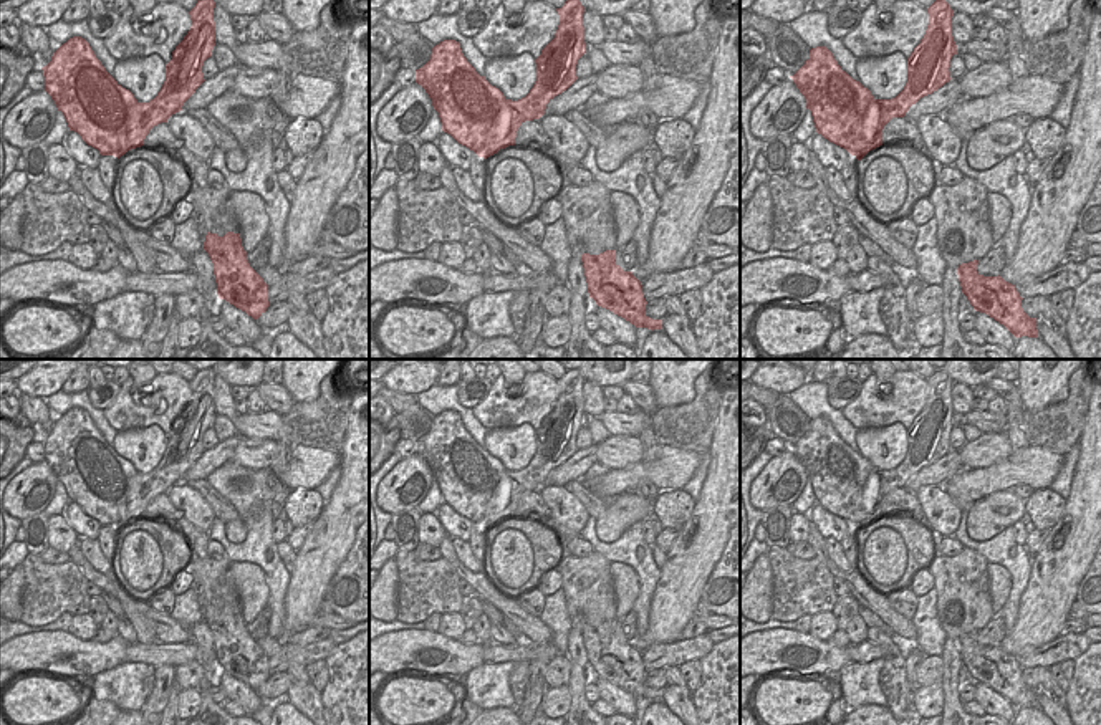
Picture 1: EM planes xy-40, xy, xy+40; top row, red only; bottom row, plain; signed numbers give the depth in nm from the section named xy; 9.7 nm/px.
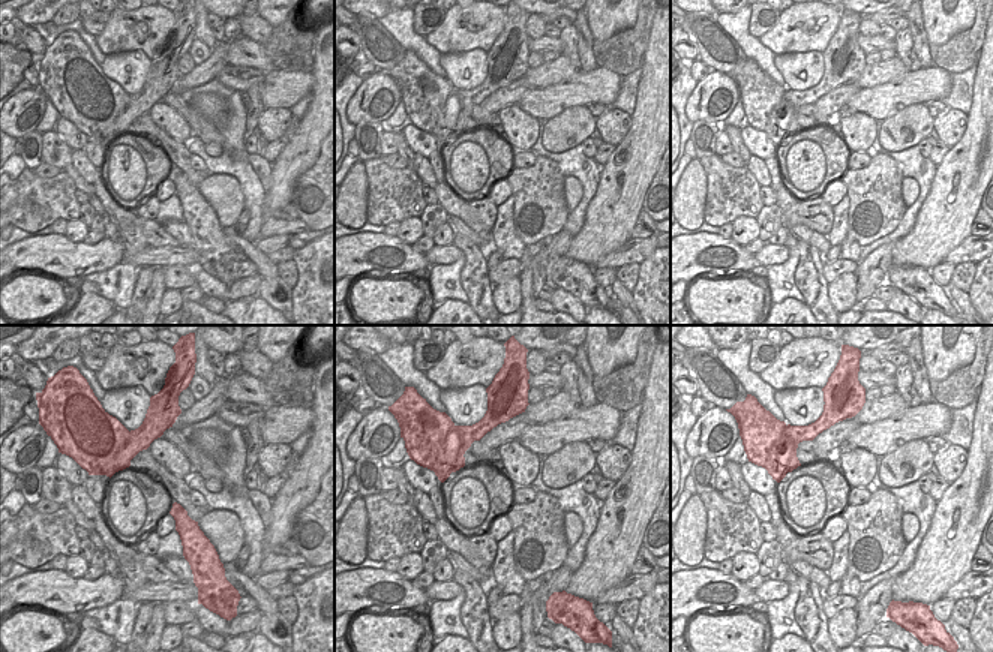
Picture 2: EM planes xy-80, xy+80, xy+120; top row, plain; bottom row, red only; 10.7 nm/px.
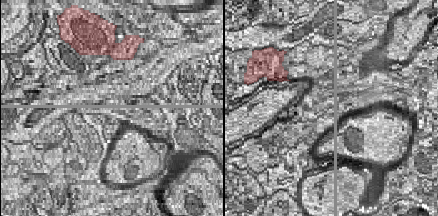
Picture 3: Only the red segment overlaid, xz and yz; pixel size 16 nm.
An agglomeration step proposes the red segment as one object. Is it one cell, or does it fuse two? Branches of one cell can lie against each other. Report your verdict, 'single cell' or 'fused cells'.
fused cells

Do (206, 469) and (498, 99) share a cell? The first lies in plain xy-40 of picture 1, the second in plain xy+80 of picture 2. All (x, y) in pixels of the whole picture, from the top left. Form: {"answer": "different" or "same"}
{"answer": "same"}

